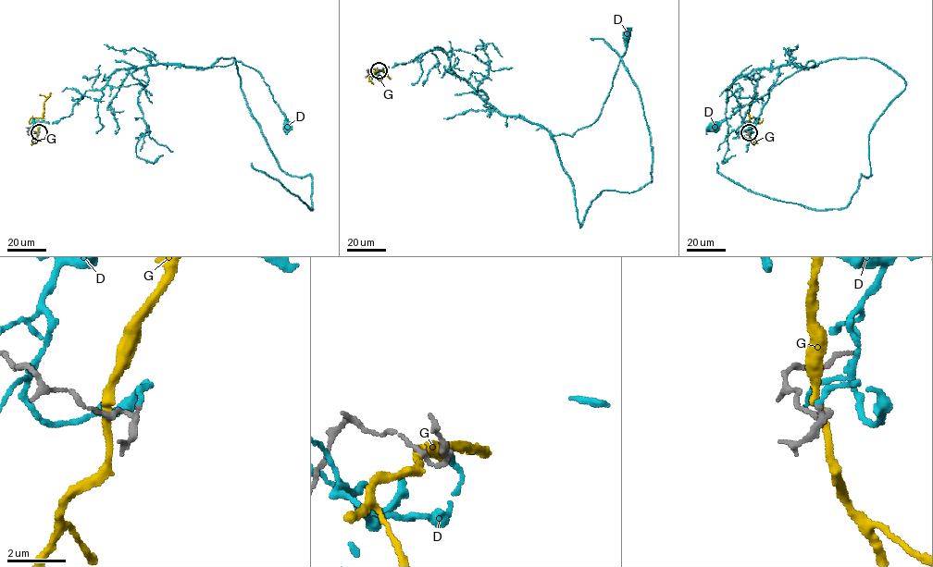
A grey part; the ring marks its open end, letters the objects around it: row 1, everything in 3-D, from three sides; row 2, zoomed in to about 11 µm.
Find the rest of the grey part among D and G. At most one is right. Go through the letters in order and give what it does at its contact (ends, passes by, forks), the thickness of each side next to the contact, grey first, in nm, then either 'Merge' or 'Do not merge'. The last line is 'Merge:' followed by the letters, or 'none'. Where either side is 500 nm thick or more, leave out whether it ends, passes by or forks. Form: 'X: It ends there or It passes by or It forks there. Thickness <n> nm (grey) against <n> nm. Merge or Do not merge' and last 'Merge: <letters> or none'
D: It ends there. Thickness 150 nm (grey) against 190 nm. Merge
G: It passes by. Thickness 140 nm (grey) against 280 nm. Do not merge
Merge: D

